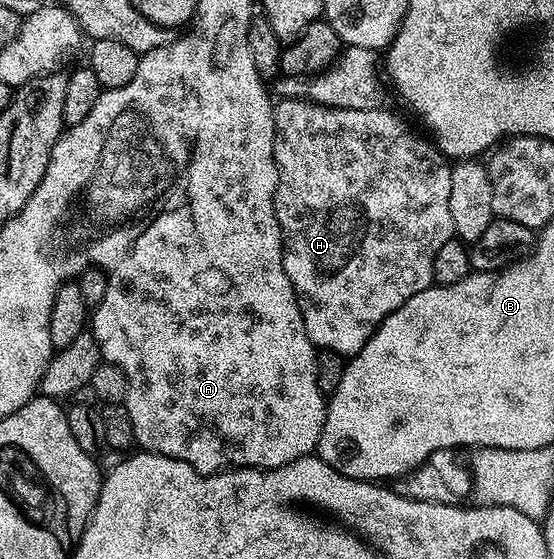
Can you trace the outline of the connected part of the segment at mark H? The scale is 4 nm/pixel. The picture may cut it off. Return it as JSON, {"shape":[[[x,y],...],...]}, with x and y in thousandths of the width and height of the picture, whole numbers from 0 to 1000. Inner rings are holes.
{"shape":[[[558,175],[547,179],[504,179],[495,186],[495,218],[498,220],[498,252],[495,254],[495,283],[502,304],[502,333],[495,347],[495,383],[502,390],[505,424],[513,428],[513,474],[516,497],[531,512],[542,531],[545,576],[552,583],[552,597],[572,624],[588,630],[610,630],[623,640],[634,640],[661,619],[664,606],[679,594],[697,567],[711,562],[718,547],[726,547],[747,526],[782,513],[780,485],[783,483],[783,454],[809,429],[823,422],[819,390],[812,390],[812,326],[818,295],[771,242],[756,243],[733,216],[699,191],[664,197],[596,193],[572,186]]]}

